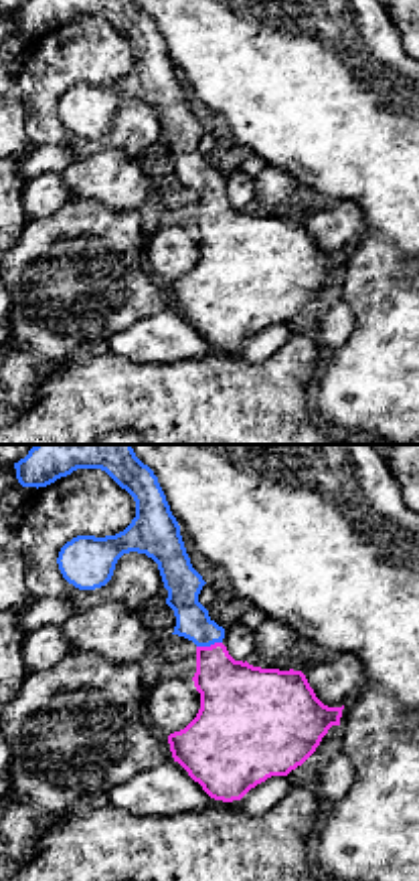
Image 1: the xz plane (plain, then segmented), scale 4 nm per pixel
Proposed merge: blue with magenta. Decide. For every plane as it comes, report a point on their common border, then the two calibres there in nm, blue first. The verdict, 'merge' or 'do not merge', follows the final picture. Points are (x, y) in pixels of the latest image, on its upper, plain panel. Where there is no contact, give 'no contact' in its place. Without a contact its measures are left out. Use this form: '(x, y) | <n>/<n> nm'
(209, 192) | 140/300 nm

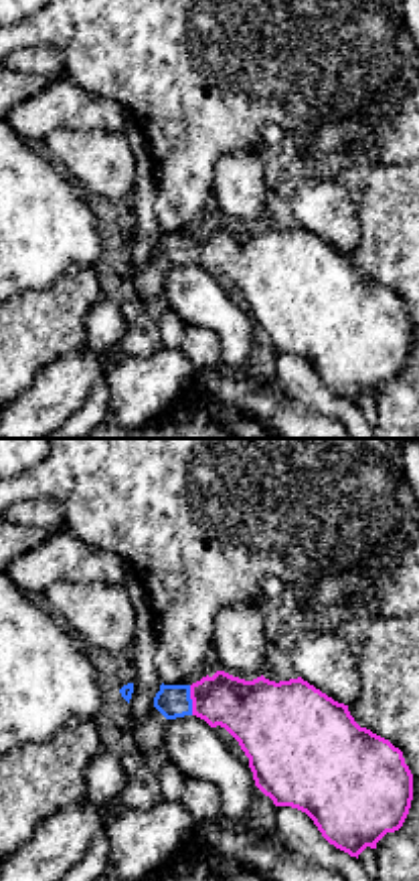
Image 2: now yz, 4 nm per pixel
(191, 247) | 130/240 nm

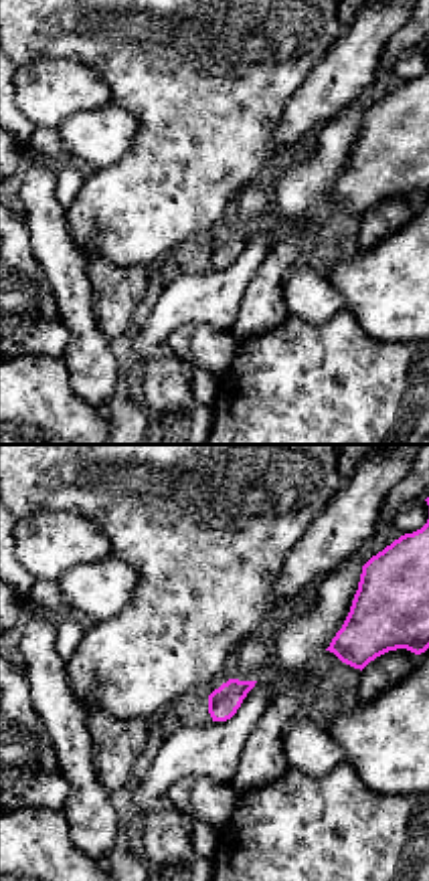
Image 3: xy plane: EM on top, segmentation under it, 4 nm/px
no contact

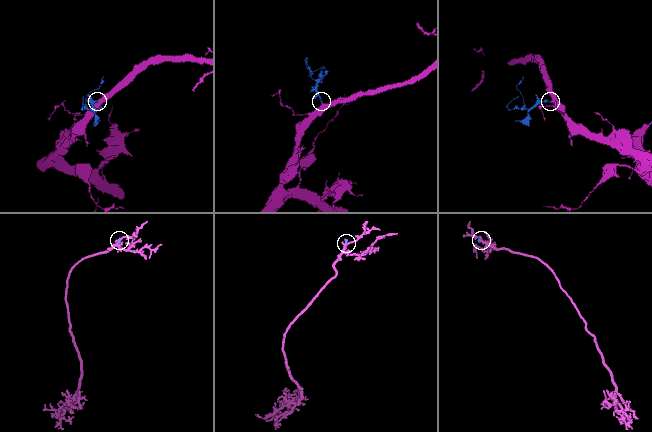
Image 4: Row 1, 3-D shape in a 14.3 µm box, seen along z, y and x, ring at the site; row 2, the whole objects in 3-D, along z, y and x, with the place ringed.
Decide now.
merge

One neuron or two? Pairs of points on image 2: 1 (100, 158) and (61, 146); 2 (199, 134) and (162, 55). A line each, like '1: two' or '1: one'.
1: one
2: one

